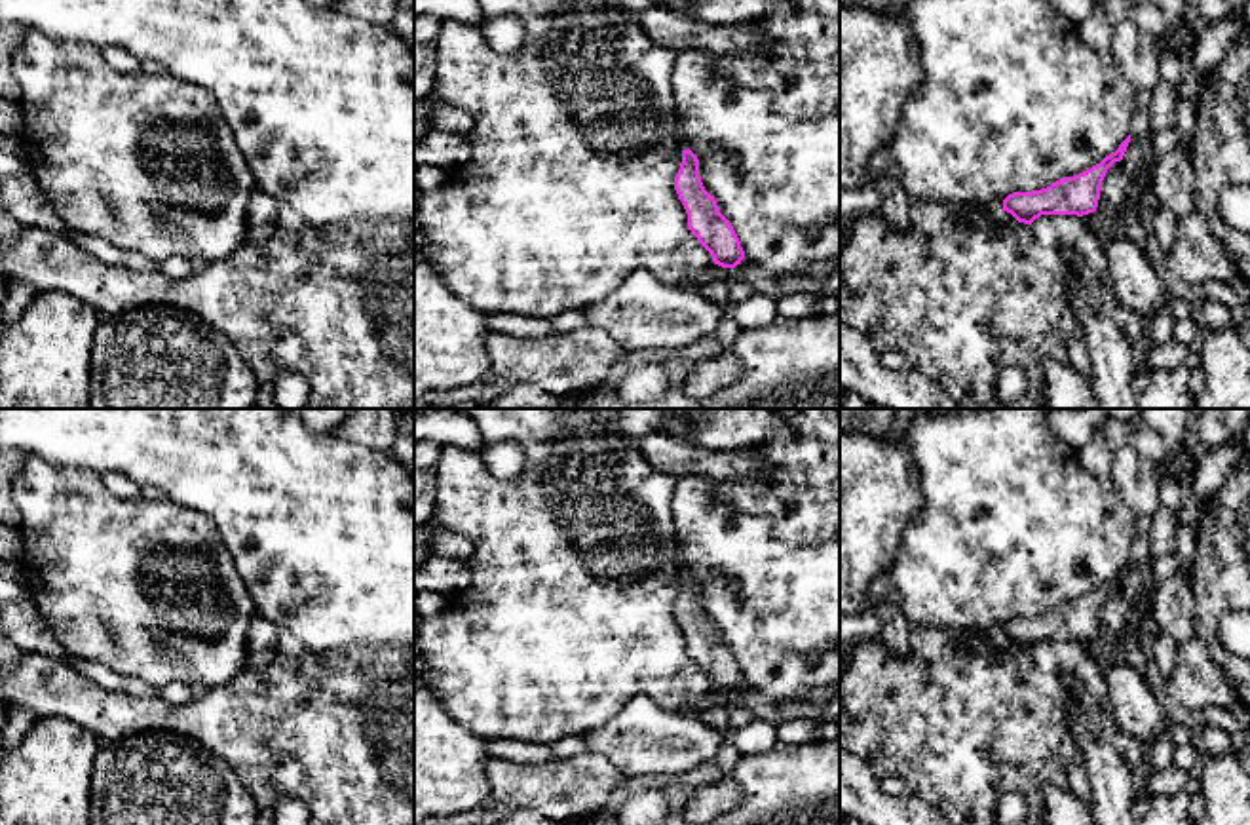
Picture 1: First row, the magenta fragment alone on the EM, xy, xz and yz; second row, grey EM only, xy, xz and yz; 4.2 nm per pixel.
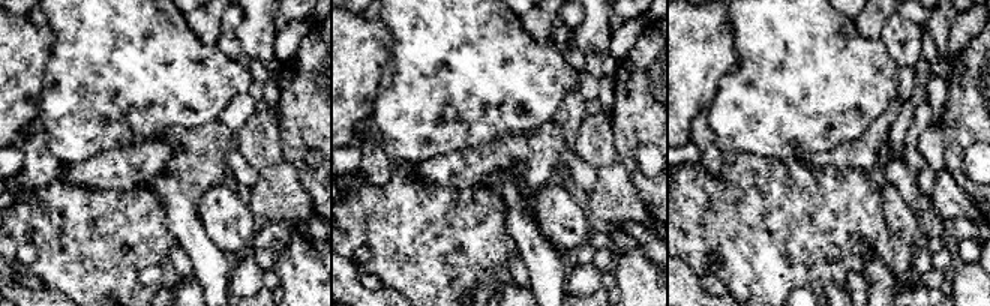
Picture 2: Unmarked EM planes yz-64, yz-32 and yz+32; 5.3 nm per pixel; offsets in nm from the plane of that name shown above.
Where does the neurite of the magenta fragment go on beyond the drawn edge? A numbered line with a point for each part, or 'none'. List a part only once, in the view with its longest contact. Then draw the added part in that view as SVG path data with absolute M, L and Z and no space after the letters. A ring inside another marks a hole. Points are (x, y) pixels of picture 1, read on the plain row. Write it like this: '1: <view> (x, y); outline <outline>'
1: yz (990, 639); outline M1003 625L967 631L971 652L988 652L997 660L1007 660L1018 646L1003 635Z

